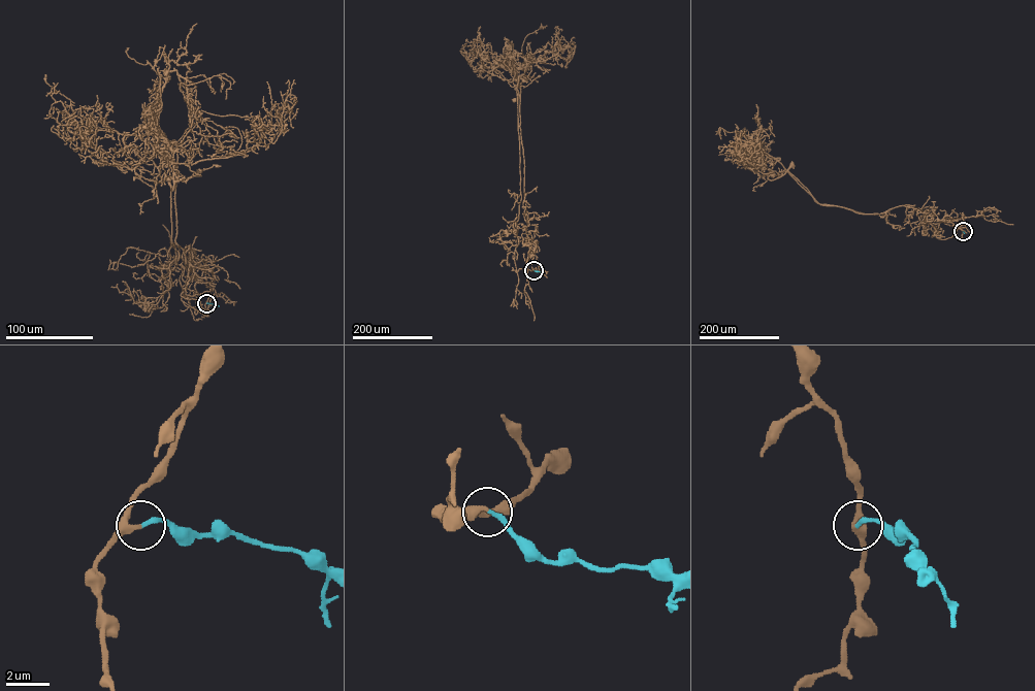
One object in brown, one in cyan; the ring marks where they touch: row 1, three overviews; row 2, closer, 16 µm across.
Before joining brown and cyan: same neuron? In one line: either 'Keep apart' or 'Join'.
Join

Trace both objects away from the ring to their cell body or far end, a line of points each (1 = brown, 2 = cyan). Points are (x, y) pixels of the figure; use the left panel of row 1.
1: (206, 303), (204, 268), (190, 263), (196, 282), (175, 243), (173, 140), (172, 190), (164, 156)
2: (206, 303), (219, 306)

